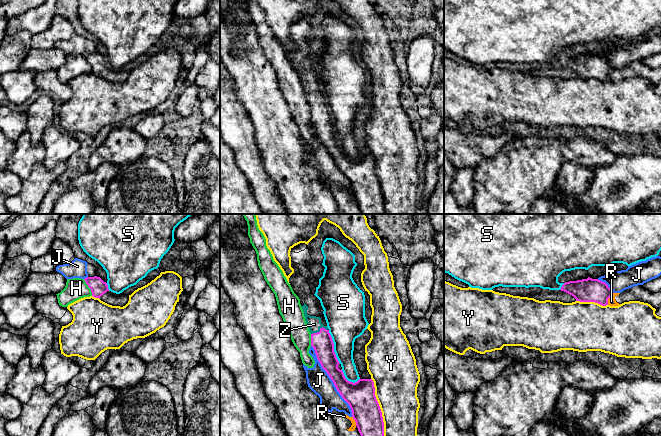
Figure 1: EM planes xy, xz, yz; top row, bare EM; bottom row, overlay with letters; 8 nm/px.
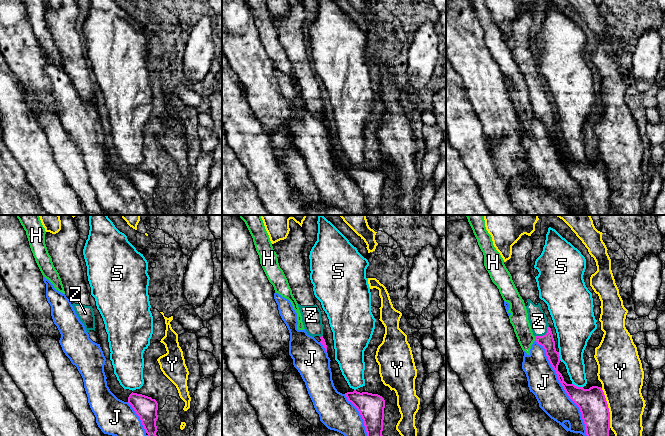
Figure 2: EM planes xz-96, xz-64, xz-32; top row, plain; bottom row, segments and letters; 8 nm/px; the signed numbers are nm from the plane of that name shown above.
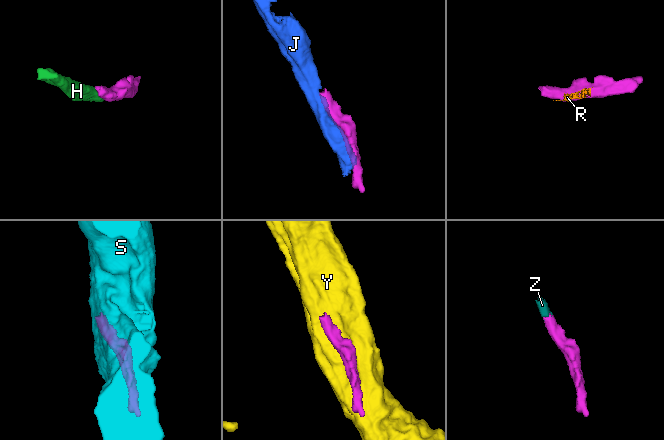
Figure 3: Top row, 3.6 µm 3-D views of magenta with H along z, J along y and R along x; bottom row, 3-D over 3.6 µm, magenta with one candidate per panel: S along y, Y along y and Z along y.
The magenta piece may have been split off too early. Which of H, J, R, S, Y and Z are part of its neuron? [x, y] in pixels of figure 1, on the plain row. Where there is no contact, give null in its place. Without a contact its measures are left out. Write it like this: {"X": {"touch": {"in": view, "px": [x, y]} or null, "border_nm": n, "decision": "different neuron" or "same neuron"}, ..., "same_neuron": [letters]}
{"H": {"touch": {"in": "xy", "px": [88, 62]}, "border_nm": 150, "decision": "different neuron"}, "J": {"touch": {"in": "xz", "px": [332, 156]}, "border_nm": 650, "decision": "different neuron"}, "R": {"touch": {"in": "yz", "px": [609, 73]}, "border_nm": 120, "decision": "different neuron"}, "S": {"touch": {"in": "xz", "px": [333, 123]}, "border_nm": 280, "decision": "different neuron"}, "Y": {"touch": {"in": "xz", "px": [379, 184]}, "border_nm": 500, "decision": "different neuron"}, "Z": {"touch": {"in": "xz", "px": [320, 106]}, "border_nm": 140, "decision": "same neuron"}, "same_neuron": ["Z"]}

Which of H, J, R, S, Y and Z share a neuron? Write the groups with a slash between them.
H R / J / S / Y / Z

